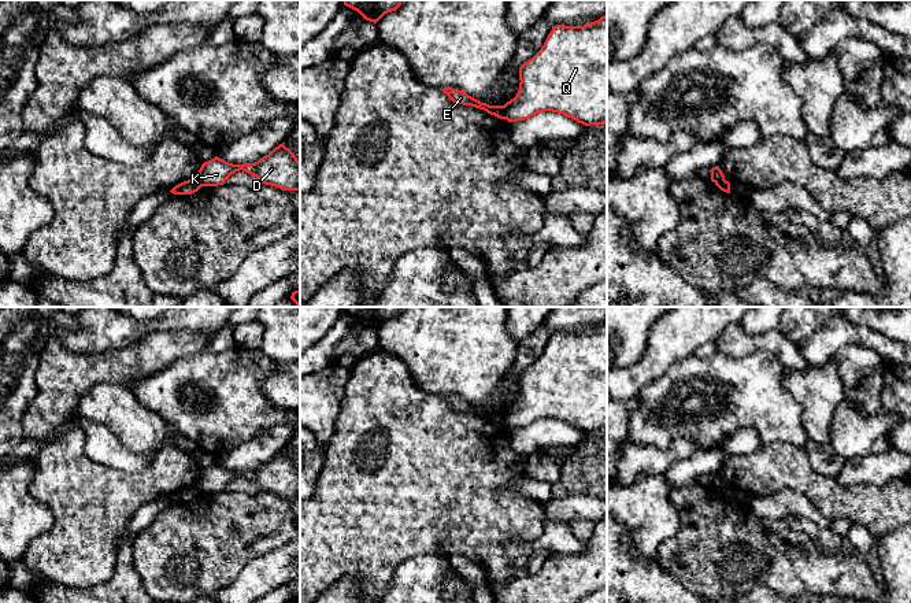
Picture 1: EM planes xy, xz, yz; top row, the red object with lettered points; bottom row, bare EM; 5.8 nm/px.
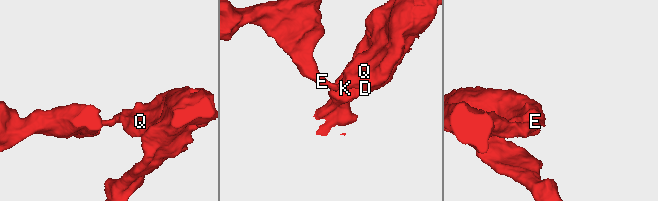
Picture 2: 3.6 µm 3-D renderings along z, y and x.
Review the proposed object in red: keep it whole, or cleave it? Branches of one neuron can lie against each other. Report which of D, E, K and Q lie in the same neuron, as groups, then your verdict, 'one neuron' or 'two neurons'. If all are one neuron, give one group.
groups D K Q / E; two neurons

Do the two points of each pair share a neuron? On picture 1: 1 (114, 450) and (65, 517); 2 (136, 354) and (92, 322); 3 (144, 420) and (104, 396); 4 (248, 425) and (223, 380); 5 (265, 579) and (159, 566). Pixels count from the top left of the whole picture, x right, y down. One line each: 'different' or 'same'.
1: different
2: different
3: same
4: same
5: different

